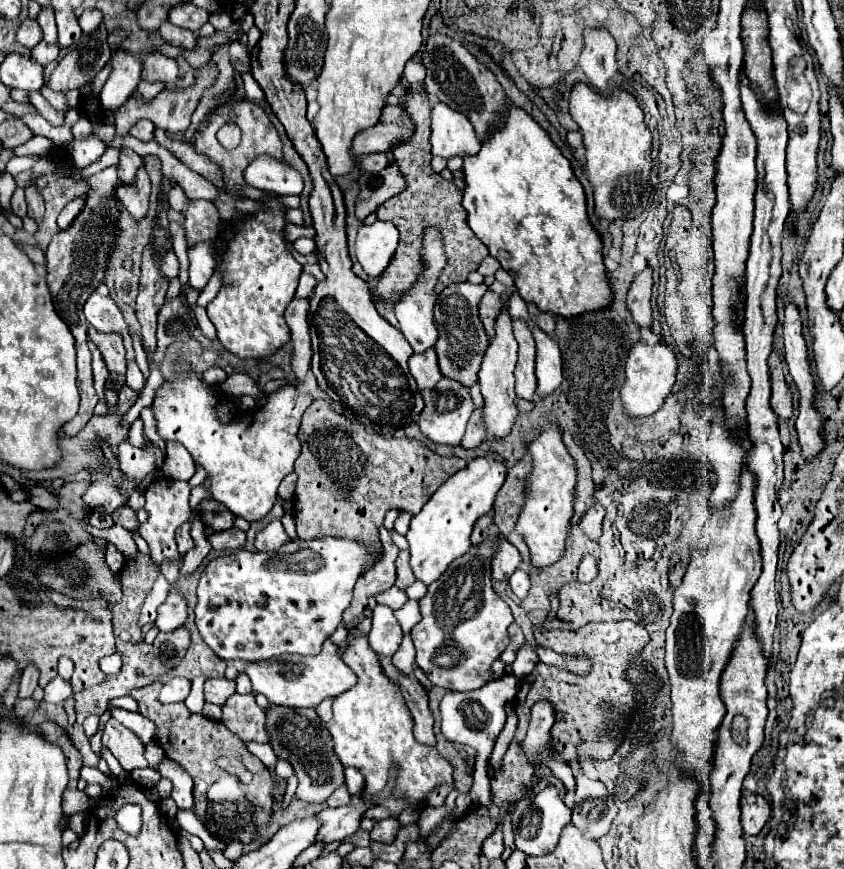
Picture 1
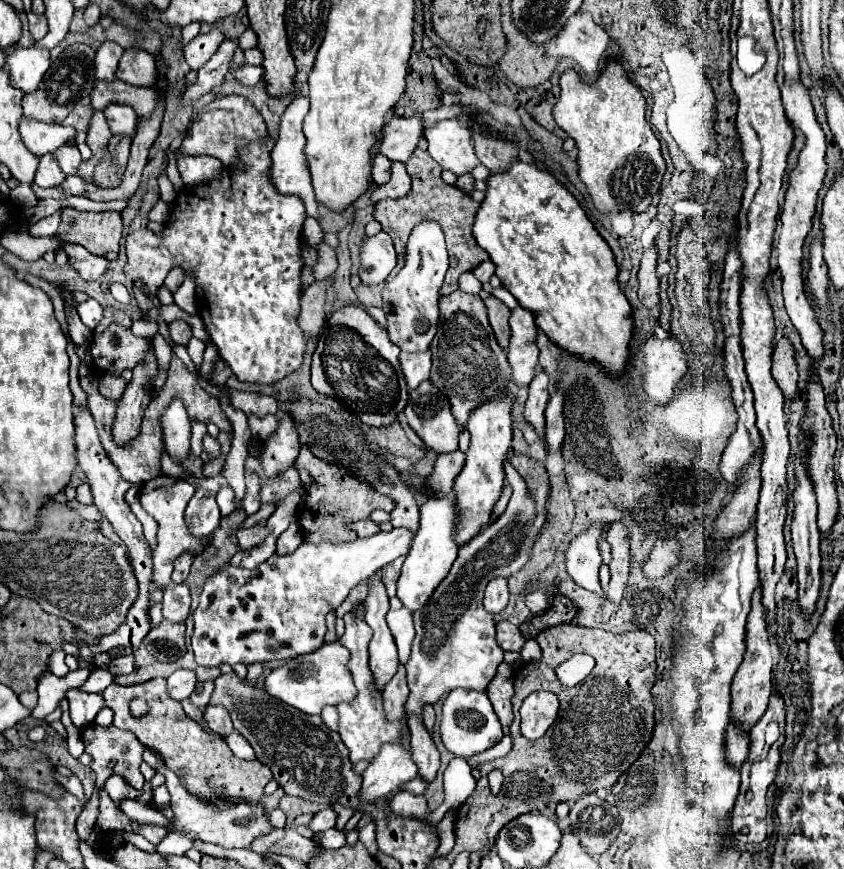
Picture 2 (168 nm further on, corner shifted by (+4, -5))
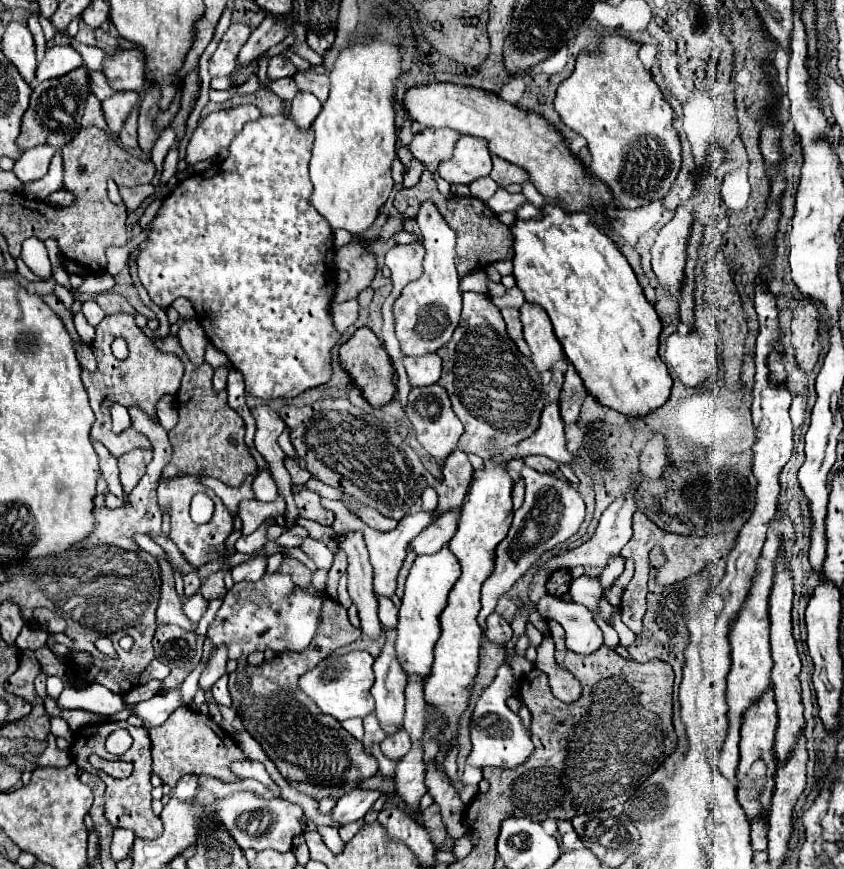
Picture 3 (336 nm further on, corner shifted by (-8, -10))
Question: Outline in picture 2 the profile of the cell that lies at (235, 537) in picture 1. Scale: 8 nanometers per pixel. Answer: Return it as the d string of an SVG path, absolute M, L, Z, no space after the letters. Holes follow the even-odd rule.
M255 525L255 527L249 527L249 529L239 529L237 541L239 541L241 549L251 549L251 547L259 545L267 535L269 535L269 529L265 525Z

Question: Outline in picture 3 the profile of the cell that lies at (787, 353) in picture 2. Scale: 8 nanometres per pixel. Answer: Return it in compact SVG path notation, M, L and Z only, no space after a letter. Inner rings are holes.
M801 300L791 306L793 322L791 322L791 344L795 350L797 366L803 372L811 372L817 364L821 344L819 344L819 312L813 302Z

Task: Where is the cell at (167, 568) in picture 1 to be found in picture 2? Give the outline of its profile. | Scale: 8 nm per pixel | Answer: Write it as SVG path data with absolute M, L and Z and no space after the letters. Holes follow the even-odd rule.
M185 583L181 585L169 585L163 595L163 617L179 623L185 621L189 615L191 607L191 597L189 597L189 587Z

